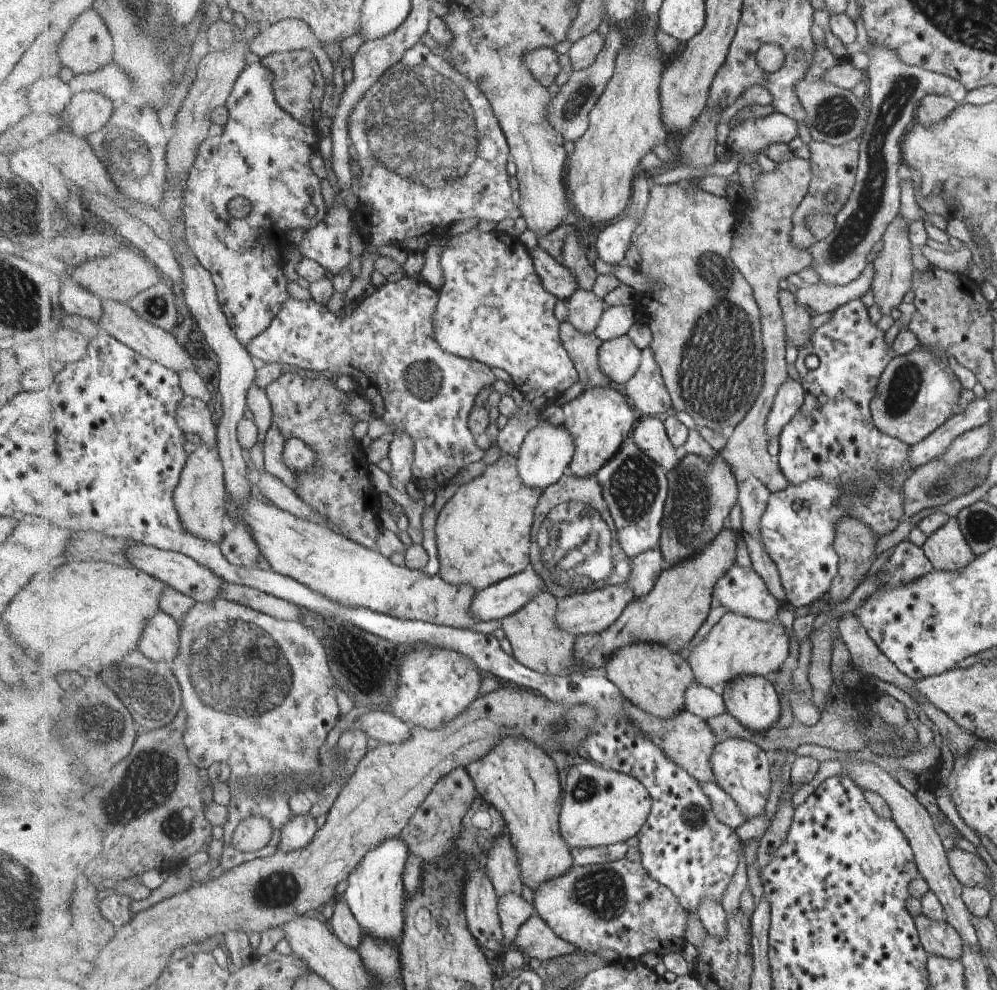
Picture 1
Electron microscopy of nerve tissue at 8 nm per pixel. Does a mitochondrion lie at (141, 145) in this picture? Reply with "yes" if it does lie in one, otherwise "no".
yes

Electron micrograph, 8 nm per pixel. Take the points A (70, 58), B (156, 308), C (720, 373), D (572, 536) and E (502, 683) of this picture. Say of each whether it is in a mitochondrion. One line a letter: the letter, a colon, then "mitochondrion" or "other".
A: other
B: mitochondrion
C: mitochondrion
D: mitochondrion
E: other

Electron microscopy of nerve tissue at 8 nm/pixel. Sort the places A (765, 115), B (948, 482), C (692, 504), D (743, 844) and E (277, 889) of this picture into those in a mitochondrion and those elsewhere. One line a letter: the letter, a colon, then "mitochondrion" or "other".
A: other
B: mitochondrion
C: mitochondrion
D: other
E: mitochondrion

